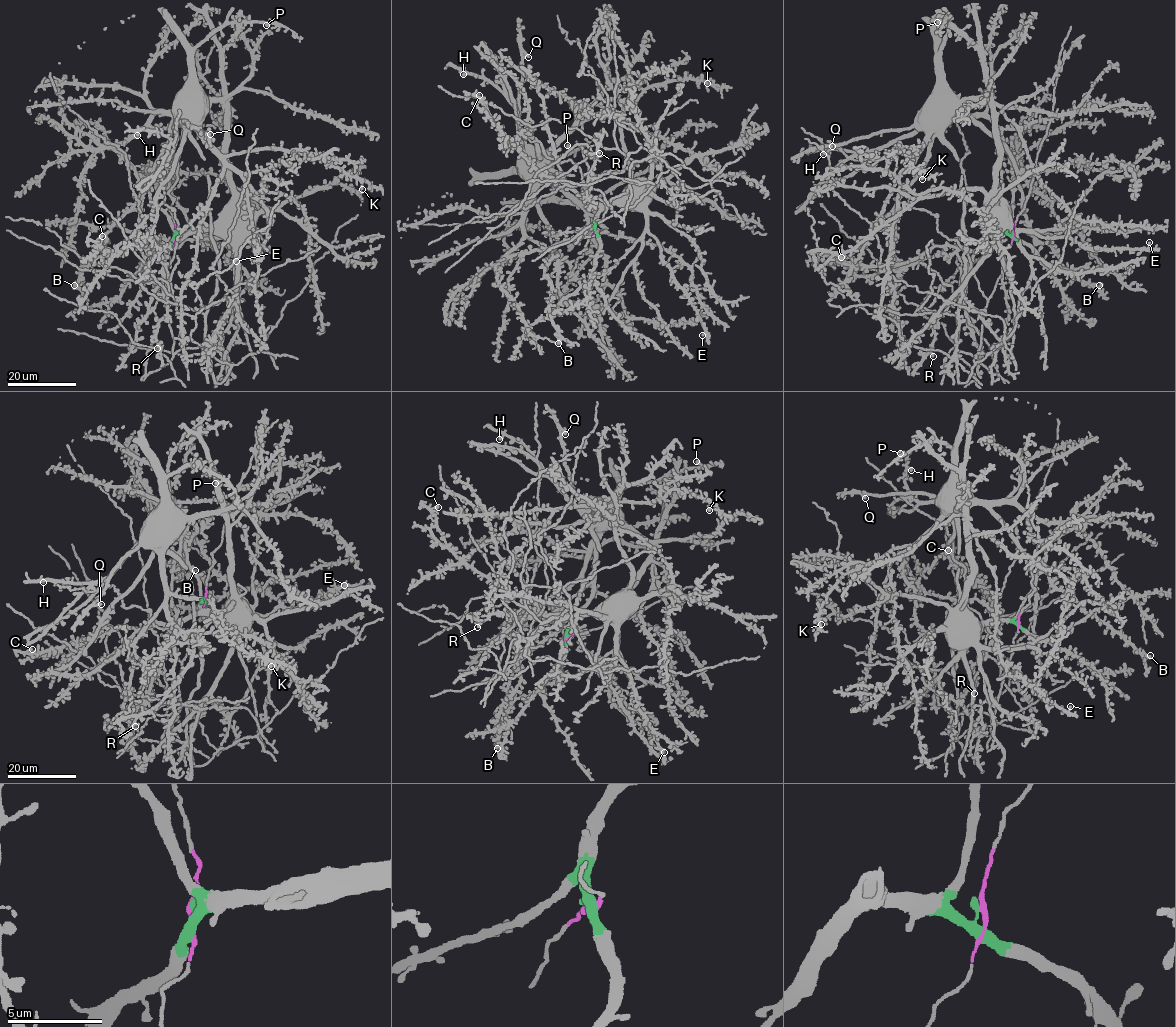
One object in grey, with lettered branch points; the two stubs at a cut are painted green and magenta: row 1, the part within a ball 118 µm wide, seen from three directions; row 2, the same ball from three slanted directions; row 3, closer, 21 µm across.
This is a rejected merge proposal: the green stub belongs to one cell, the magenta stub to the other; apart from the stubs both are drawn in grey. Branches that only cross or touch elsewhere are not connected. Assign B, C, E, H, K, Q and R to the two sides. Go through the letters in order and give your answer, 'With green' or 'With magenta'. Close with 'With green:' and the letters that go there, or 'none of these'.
B: With magenta
C: With green
E: With green
H: With magenta
K: With magenta
Q: With magenta
R: With green
With green: C, E, R

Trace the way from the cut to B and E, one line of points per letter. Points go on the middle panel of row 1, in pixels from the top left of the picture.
B: (595, 231), (572, 273), (526, 235), (524, 215), (535, 205), (558, 239), (544, 273), (558, 344)
E: (595, 231), (596, 216), (614, 204), (644, 212), (648, 233), (696, 311), (701, 335)

